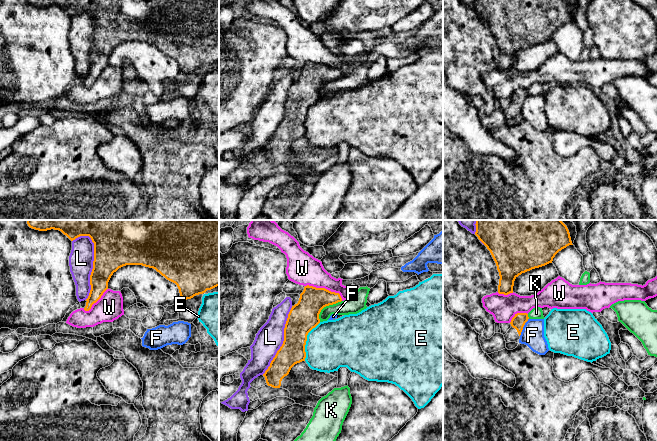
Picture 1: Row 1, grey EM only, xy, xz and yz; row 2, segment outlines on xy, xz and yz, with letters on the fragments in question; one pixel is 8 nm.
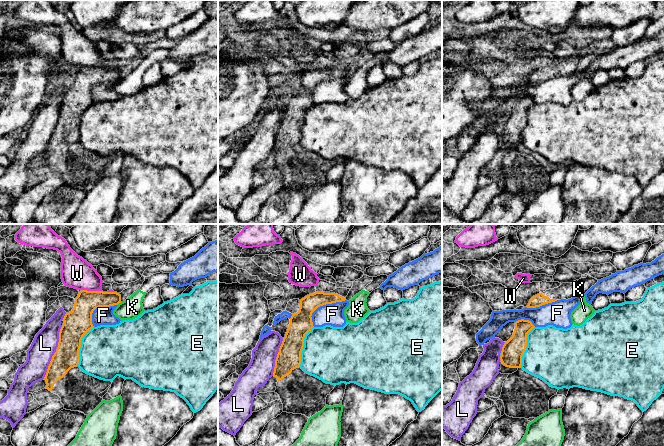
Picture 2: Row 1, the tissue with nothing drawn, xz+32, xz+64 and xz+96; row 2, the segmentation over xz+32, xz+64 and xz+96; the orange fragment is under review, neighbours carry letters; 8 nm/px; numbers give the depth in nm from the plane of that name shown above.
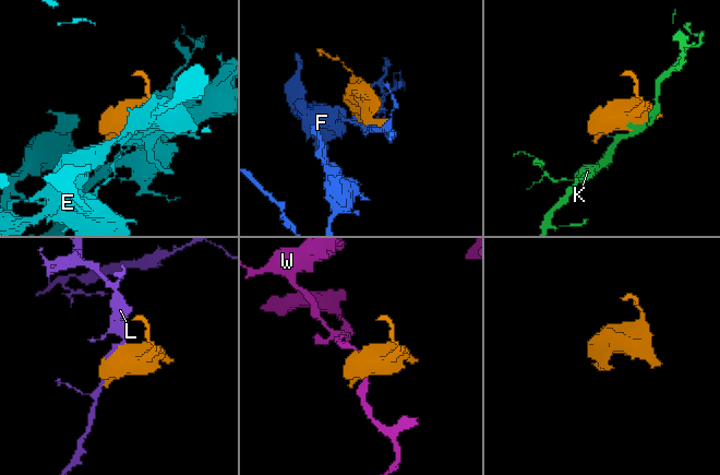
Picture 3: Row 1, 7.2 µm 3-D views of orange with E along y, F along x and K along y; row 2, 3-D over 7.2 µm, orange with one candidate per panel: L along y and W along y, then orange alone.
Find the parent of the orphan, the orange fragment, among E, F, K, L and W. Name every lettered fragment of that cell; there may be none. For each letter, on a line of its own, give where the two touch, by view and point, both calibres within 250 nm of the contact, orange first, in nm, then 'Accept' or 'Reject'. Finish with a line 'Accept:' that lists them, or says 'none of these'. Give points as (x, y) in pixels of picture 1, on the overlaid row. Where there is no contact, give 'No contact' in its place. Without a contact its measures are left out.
E: Touches orange at xz (306, 340). Thickness 240 nm (orange) against 380 nm. Reject
F: Touches orange at yz (523, 326). Thickness 110 nm (orange) against 190 nm. Reject
K: Touches orange at xz (325, 306). Thickness 240 nm (orange) against 150 nm. Reject
L: Touches orange at xy (93, 264). Thickness 360 nm (orange) against 200 nm. Reject
W: Touches orange at xz (324, 288). Thickness 220 nm (orange) against 260 nm. Reject
Accept: none of these

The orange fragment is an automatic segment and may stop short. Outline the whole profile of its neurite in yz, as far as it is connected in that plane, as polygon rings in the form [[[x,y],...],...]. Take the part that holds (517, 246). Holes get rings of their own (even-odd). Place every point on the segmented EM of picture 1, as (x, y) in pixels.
[[[476,220],[475,235],[490,251],[499,272],[498,293],[513,293],[515,279],[535,268],[552,263],[555,255],[573,245],[561,220]]]

